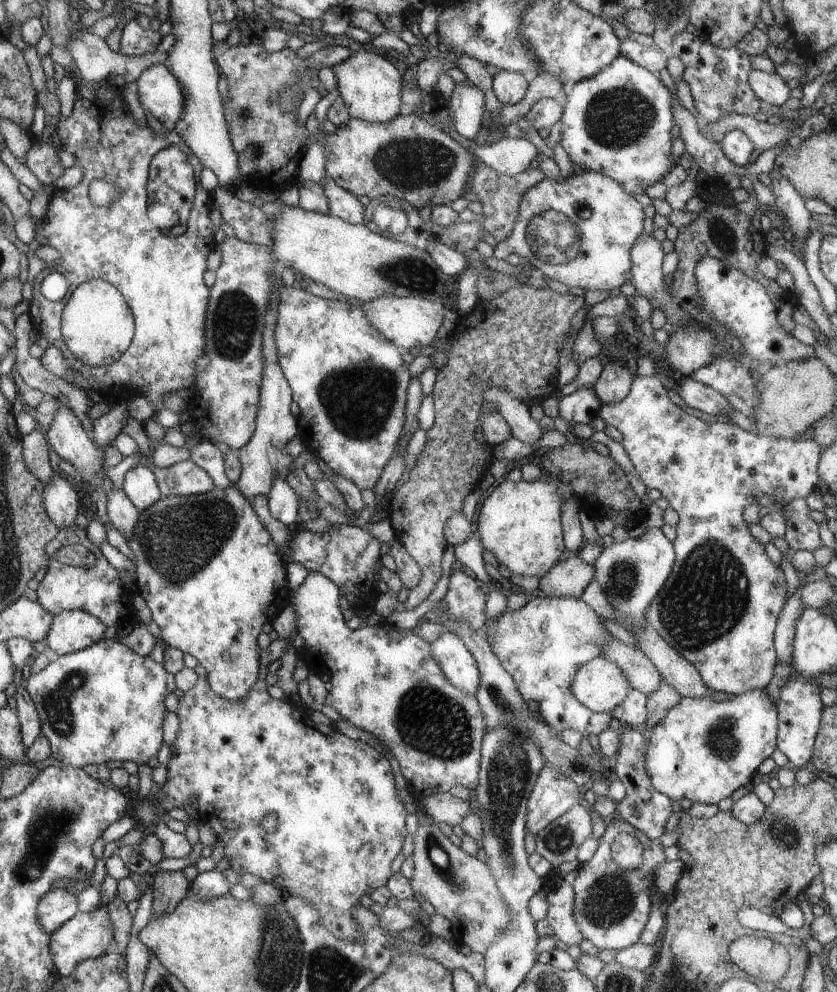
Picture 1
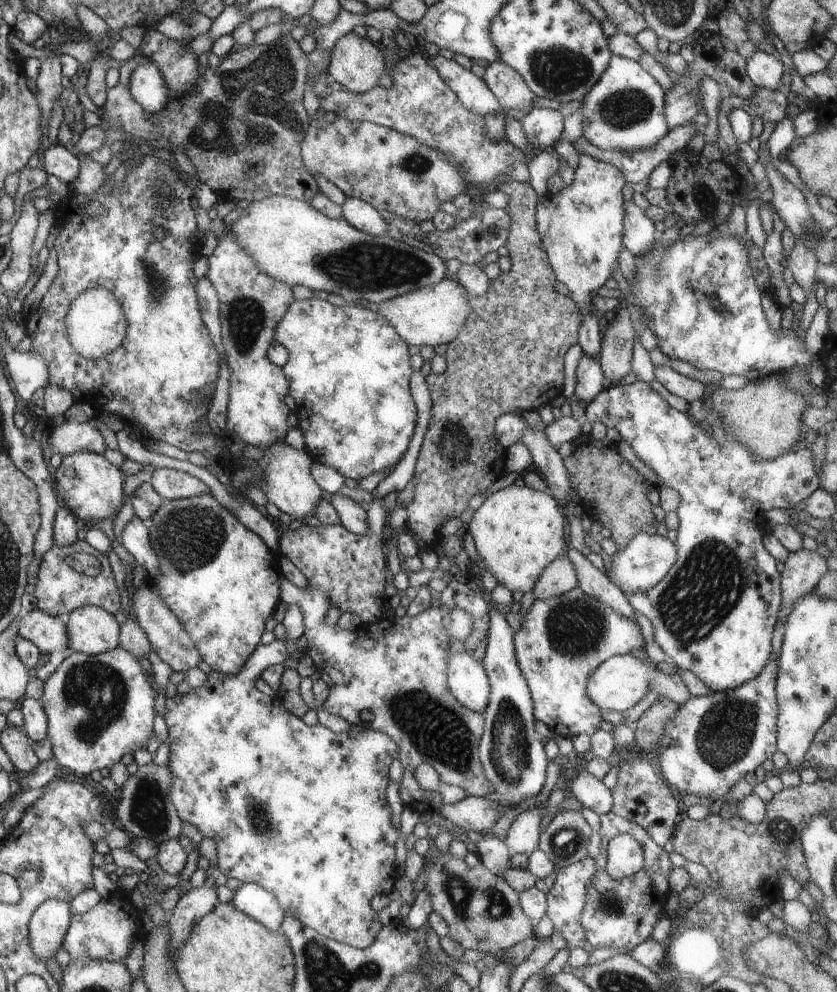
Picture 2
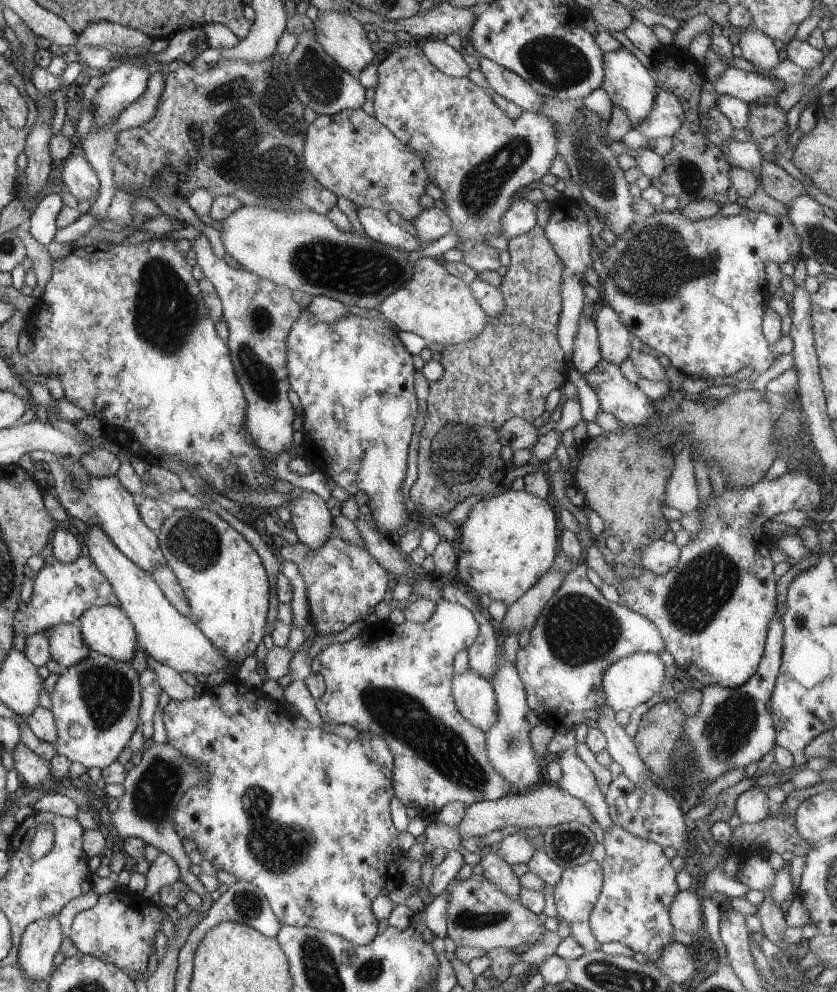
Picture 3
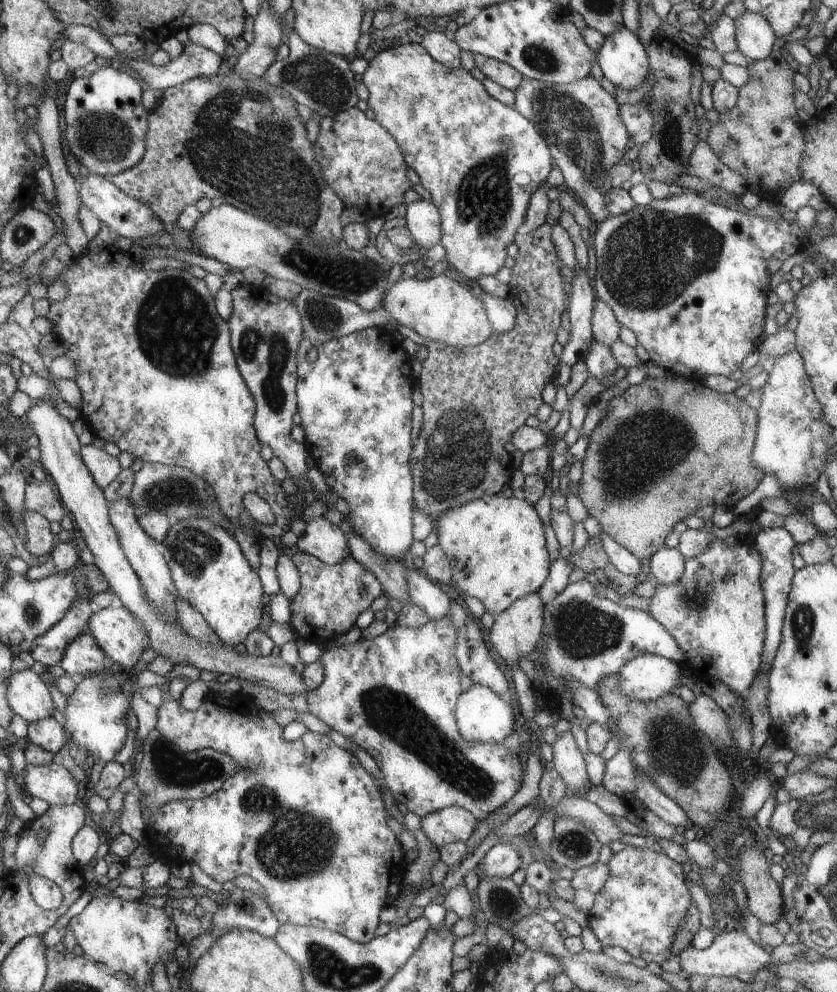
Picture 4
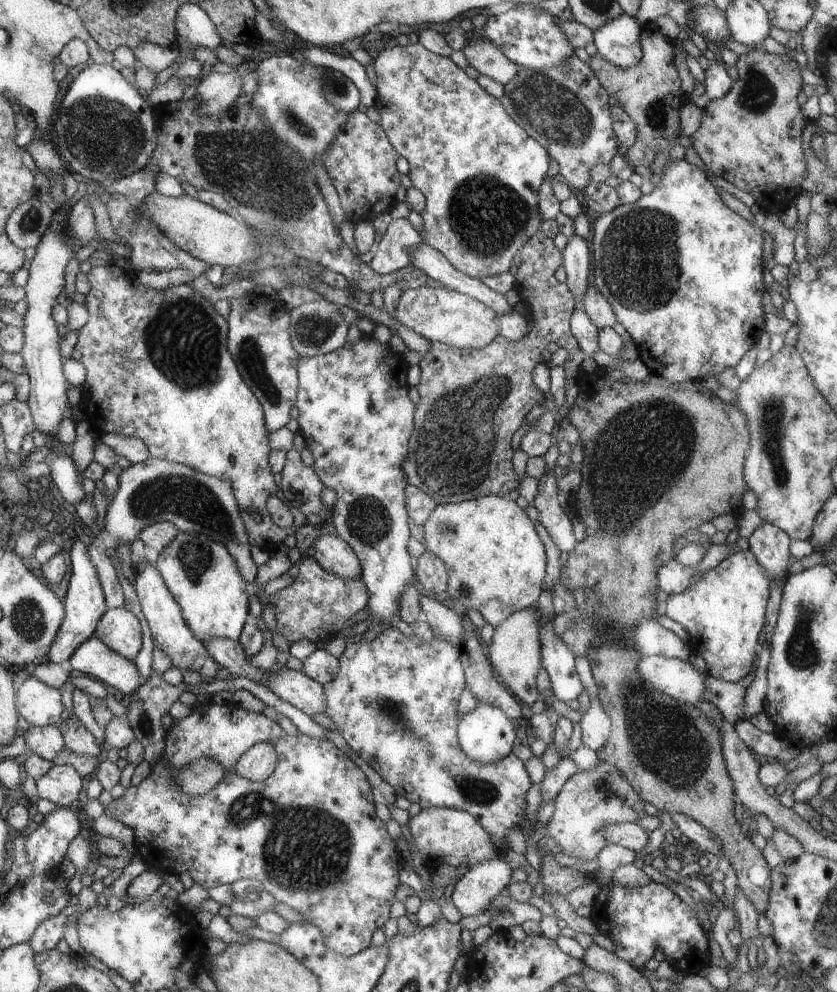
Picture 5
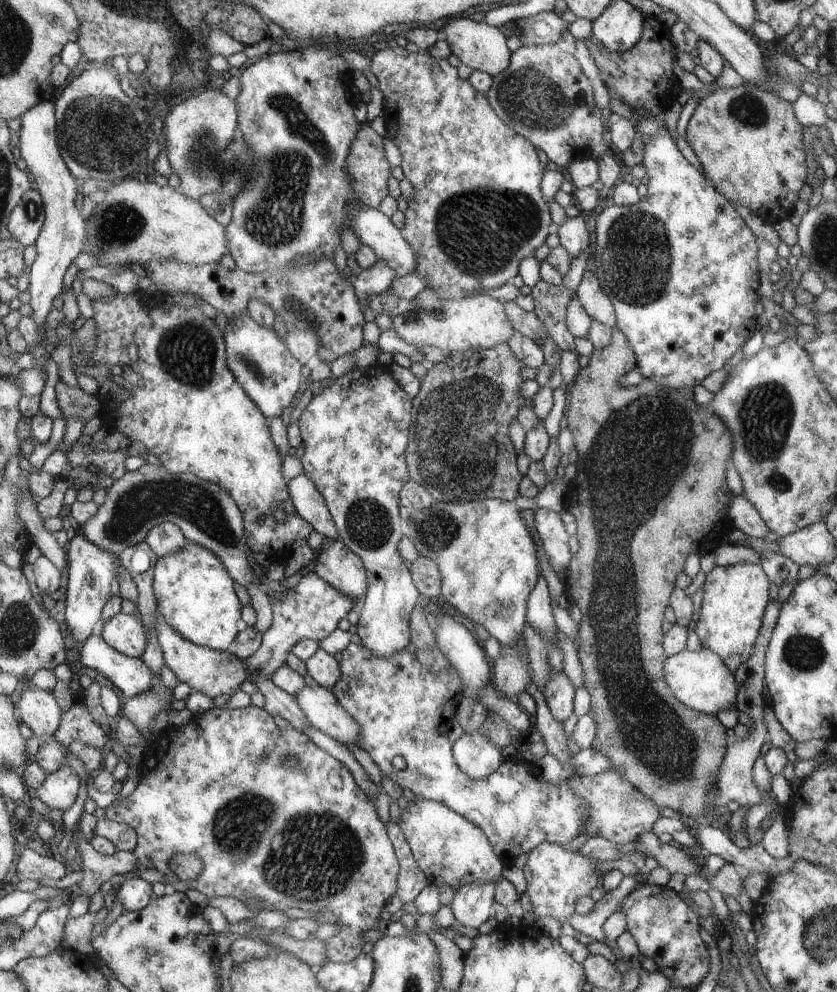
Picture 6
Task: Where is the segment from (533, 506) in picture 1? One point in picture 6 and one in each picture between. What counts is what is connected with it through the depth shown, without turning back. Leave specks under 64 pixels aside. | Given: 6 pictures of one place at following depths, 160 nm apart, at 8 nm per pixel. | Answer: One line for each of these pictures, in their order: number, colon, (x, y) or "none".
2: (517, 531)
3: (508, 542)
4: (496, 545)
5: (496, 562)
6: (488, 562)

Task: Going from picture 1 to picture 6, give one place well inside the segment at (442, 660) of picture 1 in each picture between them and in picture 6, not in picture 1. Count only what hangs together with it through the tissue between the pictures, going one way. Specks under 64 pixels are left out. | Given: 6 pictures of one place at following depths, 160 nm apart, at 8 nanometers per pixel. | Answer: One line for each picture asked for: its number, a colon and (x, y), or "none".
2: (469, 682)
3: (477, 701)
4: (484, 716)
5: (486, 734)
6: (476, 755)

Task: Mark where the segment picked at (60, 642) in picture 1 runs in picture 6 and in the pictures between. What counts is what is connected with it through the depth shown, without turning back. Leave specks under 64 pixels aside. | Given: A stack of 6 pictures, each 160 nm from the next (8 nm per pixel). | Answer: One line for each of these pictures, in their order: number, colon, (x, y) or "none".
2: (92, 630)
3: (108, 631)
4: (123, 637)
5: (120, 630)
6: (124, 632)

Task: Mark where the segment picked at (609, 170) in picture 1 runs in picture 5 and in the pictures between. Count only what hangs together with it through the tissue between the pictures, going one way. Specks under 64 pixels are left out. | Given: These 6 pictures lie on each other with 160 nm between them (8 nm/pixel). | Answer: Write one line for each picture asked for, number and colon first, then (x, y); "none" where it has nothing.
2: (624, 110)
3: (628, 83)
4: (622, 57)
5: (618, 42)

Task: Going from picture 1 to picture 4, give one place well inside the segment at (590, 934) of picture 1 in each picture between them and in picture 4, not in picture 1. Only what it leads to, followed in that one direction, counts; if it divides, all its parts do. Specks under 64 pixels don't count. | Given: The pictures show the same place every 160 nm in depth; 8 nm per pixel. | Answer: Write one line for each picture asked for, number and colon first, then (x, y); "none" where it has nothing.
2: (620, 913)
3: (639, 883)
4: (645, 899)

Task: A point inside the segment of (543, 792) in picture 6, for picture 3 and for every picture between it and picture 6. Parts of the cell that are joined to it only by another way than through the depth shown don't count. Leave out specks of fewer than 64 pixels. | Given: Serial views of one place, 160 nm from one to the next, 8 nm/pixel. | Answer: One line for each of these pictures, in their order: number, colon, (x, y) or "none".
3: (394, 681)
4: (394, 695)
5: (395, 701)

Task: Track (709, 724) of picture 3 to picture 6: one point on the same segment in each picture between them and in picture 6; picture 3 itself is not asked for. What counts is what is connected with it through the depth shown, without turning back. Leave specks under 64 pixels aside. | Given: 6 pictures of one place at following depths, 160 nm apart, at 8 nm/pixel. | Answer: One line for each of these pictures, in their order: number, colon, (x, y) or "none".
4: (775, 546)
5: (770, 546)
6: (741, 512)

